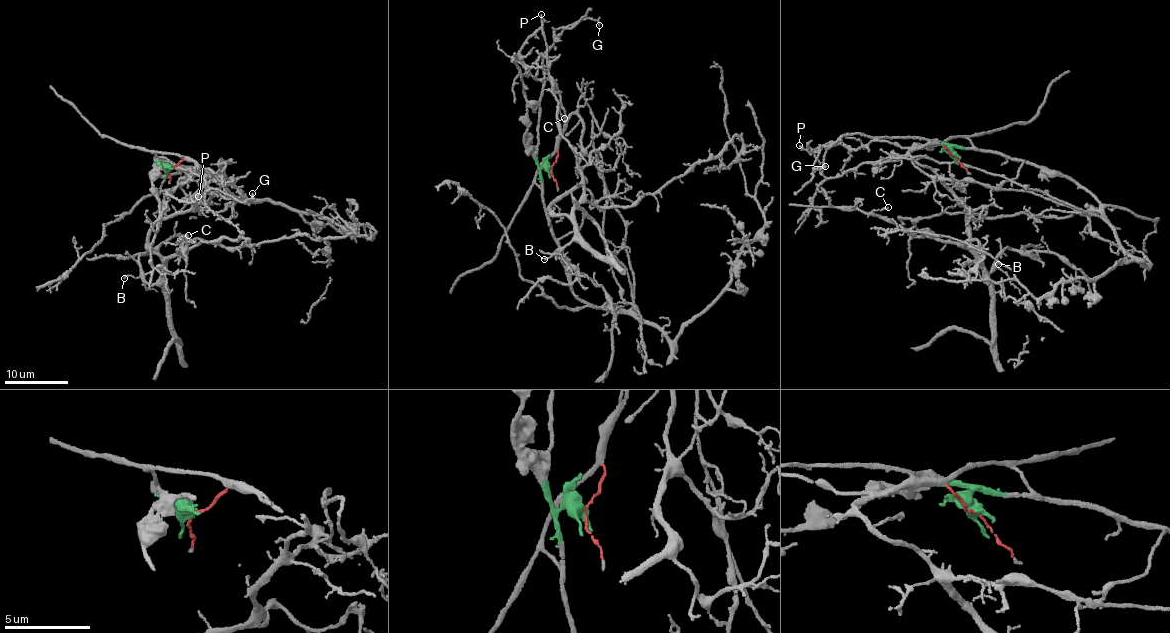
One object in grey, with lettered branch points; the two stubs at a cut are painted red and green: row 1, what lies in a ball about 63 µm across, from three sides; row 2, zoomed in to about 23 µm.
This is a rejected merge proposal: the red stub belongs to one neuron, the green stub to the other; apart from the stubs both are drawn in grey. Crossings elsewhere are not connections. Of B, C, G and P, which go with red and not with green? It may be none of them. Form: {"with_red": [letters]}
{"with_red": ["B", "C", "P"]}

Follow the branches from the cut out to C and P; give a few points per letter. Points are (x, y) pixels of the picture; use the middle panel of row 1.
C: (551, 169), (565, 122), (576, 114), (582, 178), (550, 206), (569, 215), (582, 174), (557, 107), (565, 118)
P: (551, 169), (564, 107), (558, 87), (546, 77), (532, 76), (520, 54), (539, 27), (540, 14)

